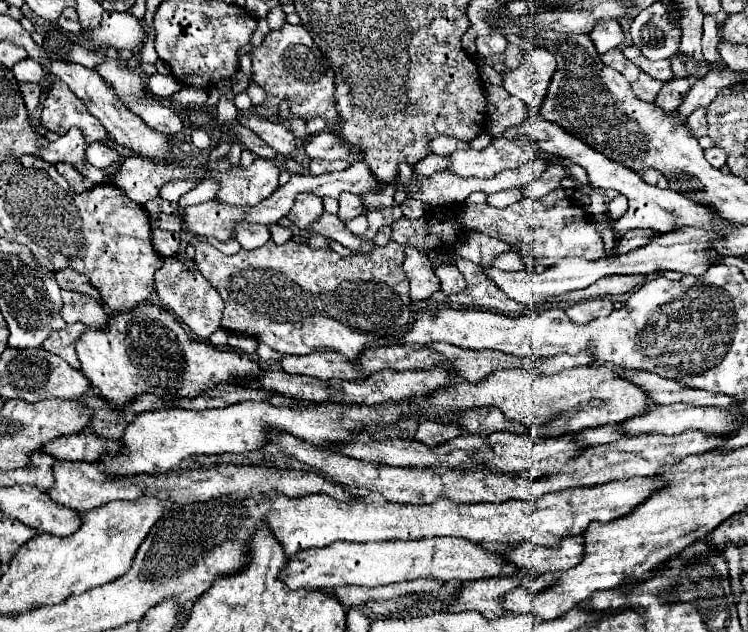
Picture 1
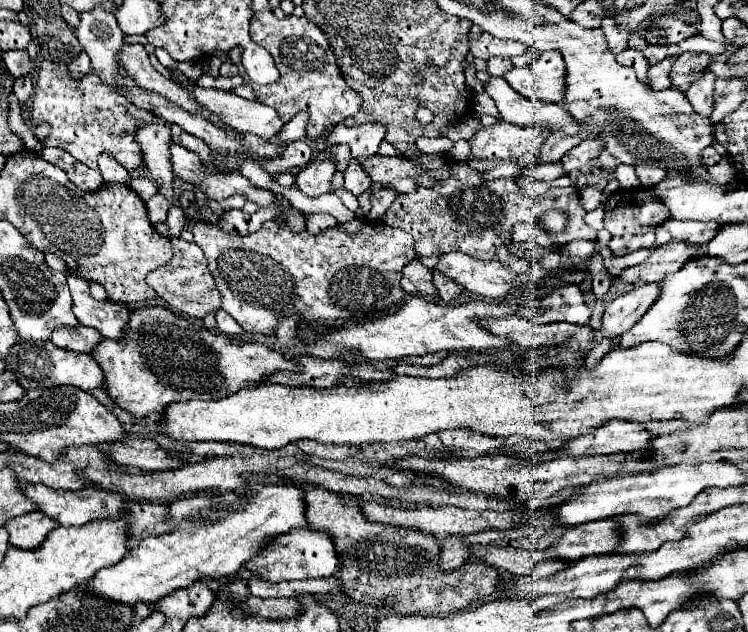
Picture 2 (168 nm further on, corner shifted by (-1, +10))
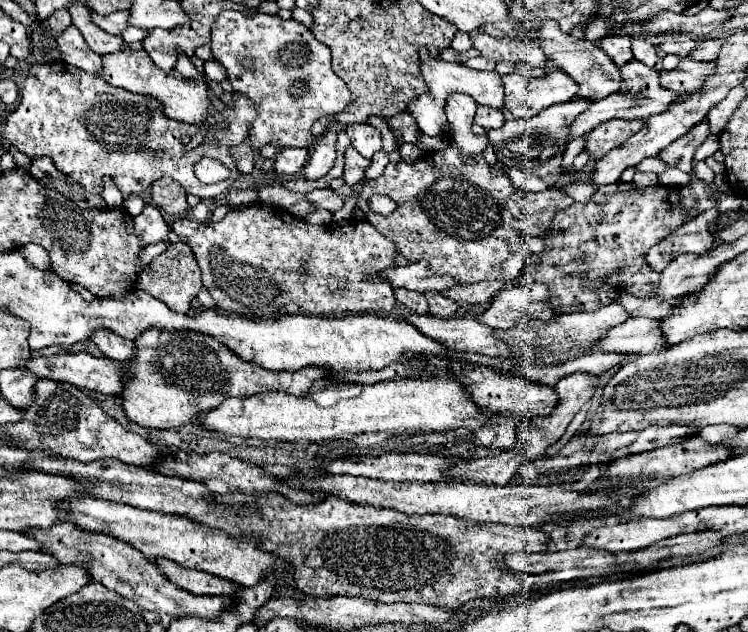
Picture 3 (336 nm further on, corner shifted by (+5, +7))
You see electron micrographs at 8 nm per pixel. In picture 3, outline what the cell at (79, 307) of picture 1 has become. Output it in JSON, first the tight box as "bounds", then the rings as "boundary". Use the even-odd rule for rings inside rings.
{"bounds":[92,331,136,363],"boundary":[[[98,331],[98,335],[94,335],[92,341],[110,359],[116,359],[122,363],[136,359],[136,345],[126,339],[118,339],[118,335],[110,335],[108,331]]]}

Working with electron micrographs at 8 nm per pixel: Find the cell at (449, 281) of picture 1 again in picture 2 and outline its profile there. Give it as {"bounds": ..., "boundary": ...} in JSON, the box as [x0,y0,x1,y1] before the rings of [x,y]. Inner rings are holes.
{"bounds":[432,270,464,302],"boundary":[[[432,270],[432,274],[434,274],[434,286],[438,288],[438,294],[440,294],[440,298],[442,298],[444,302],[452,302],[452,300],[458,298],[458,294],[464,290],[458,282],[450,280],[450,278],[444,276],[442,272]]]}

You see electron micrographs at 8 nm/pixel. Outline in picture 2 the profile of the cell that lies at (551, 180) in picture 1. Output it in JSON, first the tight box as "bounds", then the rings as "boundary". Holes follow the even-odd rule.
{"bounds":[562,138,604,172],"boundary":[[[588,138],[582,144],[574,146],[572,150],[568,150],[562,156],[562,168],[564,172],[572,172],[572,170],[582,170],[584,166],[588,166],[588,162],[592,160],[592,156],[596,156],[596,148],[604,148],[604,142],[600,138]]]}

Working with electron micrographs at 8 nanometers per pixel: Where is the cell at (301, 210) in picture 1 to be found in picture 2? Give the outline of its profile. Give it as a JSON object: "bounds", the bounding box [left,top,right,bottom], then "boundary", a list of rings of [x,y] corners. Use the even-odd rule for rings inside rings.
{"bounds":[296,154,336,198],"boundary":[[[318,154],[310,162],[310,166],[306,166],[304,170],[300,170],[296,174],[296,184],[306,196],[318,198],[318,196],[330,192],[330,180],[332,180],[334,172],[336,172],[336,164],[332,164],[332,160],[328,160],[328,156]]]}

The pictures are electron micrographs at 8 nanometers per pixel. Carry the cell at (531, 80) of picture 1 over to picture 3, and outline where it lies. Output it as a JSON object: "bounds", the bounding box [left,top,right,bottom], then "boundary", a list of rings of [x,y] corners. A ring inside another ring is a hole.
{"bounds":[504,71,578,119],"boundary":[[[562,71],[550,73],[546,79],[522,79],[522,75],[504,75],[504,107],[514,119],[530,119],[556,103],[576,97],[578,85]]]}

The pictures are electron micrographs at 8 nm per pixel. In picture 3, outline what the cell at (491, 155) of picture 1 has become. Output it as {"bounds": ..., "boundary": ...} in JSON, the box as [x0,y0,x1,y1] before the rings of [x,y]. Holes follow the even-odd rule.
{"bounds":[488,99,592,185],"boundary":[[[574,99],[562,105],[548,107],[536,117],[530,119],[508,119],[500,129],[488,131],[490,145],[494,147],[494,153],[498,161],[502,161],[508,167],[518,167],[522,171],[528,171],[536,177],[540,177],[546,185],[556,185],[562,175],[562,155],[568,147],[570,131],[568,127],[574,123],[574,119],[588,109],[592,101],[590,99]]]}

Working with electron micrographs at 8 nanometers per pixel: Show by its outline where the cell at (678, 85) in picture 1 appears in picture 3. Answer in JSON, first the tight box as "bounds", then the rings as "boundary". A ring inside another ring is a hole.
{"bounds":[692,39,722,61],"boundary":[[[722,39],[700,41],[698,47],[692,51],[692,57],[700,57],[700,61],[716,61],[720,47],[722,47]]]}

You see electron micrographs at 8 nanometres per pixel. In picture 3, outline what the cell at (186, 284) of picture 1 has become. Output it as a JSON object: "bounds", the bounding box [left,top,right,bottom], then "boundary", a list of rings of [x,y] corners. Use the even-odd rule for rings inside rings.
{"bounds":[136,241,202,313],"boundary":[[[178,241],[178,243],[170,243],[166,247],[166,251],[162,255],[158,255],[148,269],[142,271],[142,275],[138,275],[136,279],[136,287],[150,293],[152,297],[160,299],[162,303],[166,303],[172,311],[176,313],[182,313],[182,311],[188,311],[190,309],[190,301],[198,295],[200,287],[202,287],[202,281],[200,281],[200,267],[194,259],[194,253],[192,249],[184,243],[184,241]]]}

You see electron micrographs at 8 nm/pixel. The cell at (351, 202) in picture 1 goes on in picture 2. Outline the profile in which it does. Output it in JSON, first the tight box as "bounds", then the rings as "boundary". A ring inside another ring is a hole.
{"bounds":[344,158,372,198],"boundary":[[[352,158],[350,166],[344,172],[344,188],[358,198],[370,186],[372,186],[372,182],[368,180],[368,174],[364,174],[364,168],[360,168],[360,162]]]}

